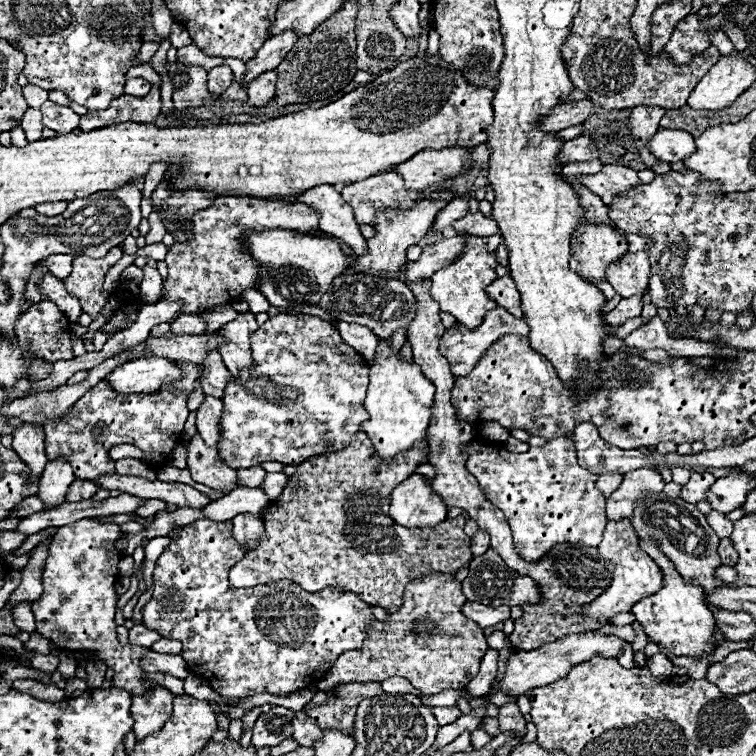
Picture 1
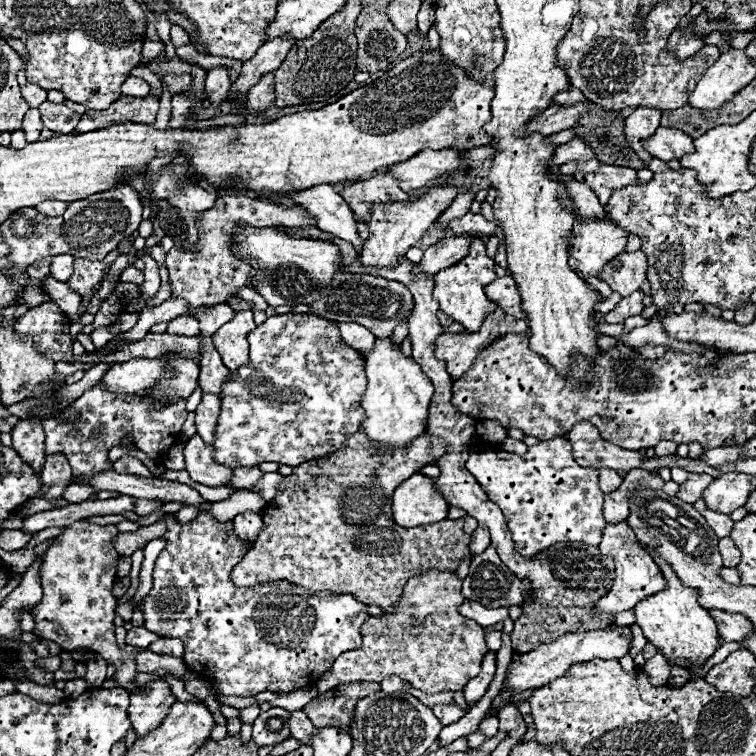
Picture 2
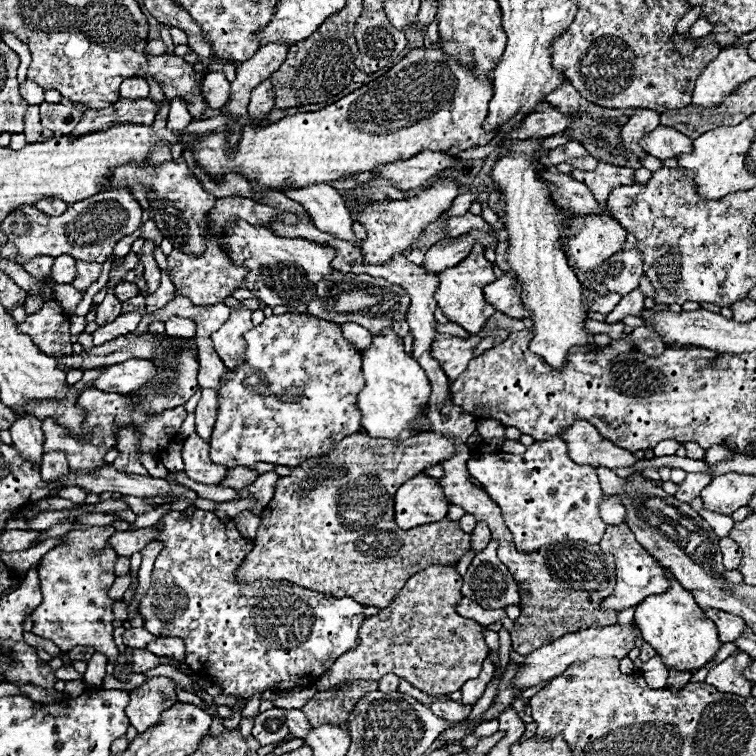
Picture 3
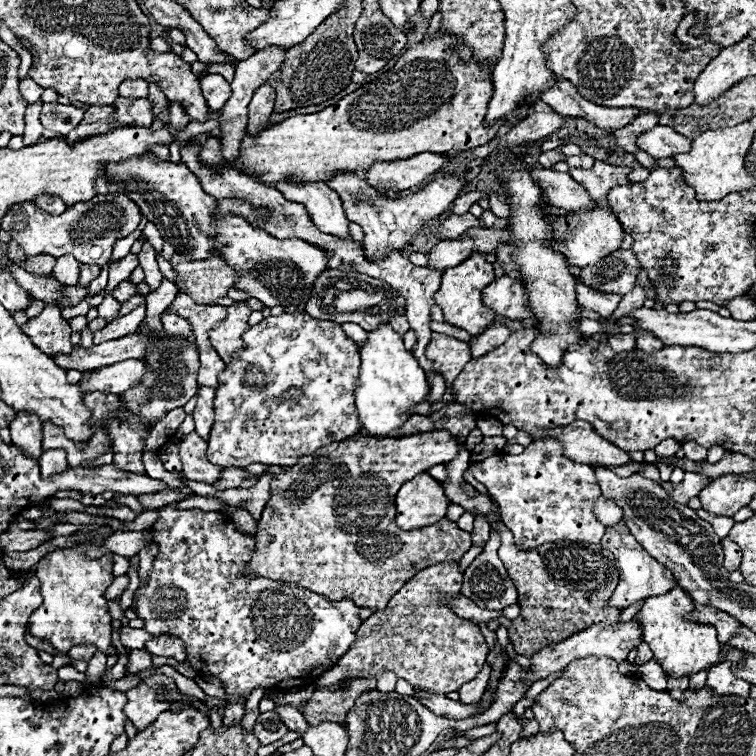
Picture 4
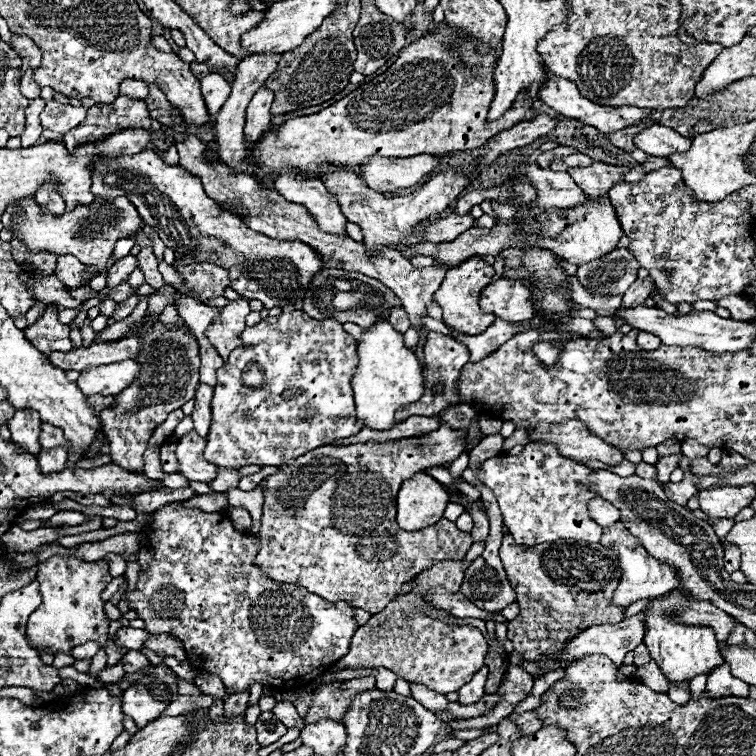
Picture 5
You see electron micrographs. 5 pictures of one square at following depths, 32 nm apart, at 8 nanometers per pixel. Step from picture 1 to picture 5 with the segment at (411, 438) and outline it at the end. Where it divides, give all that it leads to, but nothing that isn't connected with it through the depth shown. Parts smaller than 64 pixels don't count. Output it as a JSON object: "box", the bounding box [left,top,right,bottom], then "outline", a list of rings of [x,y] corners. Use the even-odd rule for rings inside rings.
{"box":[354,320,424,430],"outline":[[[380,320],[376,328],[364,332],[358,342],[358,368],[354,374],[354,398],[356,414],[364,420],[364,426],[370,430],[392,430],[400,422],[396,420],[396,410],[418,402],[424,394],[422,366],[412,350],[404,346],[404,338],[396,332],[388,320]]]}

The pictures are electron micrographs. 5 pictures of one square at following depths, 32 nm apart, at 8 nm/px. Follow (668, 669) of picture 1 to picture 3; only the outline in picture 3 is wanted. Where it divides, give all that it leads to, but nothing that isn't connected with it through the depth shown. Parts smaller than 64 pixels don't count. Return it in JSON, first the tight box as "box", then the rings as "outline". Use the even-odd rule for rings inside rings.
{"box":[640,656,668,688],"outline":[[[654,656],[654,658],[650,658],[648,662],[644,662],[644,664],[640,666],[640,672],[644,674],[646,682],[648,682],[652,688],[666,688],[668,668],[662,664],[662,658],[660,658],[660,656]]]}

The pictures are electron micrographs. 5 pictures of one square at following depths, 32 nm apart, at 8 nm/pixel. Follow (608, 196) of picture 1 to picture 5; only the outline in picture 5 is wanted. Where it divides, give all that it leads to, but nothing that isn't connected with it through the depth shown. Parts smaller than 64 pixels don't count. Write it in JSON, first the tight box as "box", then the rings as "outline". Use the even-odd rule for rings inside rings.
{"box":[568,162,630,200],"outline":[[[592,162],[588,168],[570,168],[568,174],[574,178],[574,182],[592,198],[592,200],[602,200],[606,192],[624,180],[624,174],[630,168],[626,166],[610,166],[610,164],[598,164]]]}

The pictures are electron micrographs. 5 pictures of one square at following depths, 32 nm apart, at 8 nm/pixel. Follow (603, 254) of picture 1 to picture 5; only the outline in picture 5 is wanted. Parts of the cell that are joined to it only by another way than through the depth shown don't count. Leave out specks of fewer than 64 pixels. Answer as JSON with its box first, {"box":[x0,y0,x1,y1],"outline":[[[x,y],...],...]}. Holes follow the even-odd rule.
{"box":[530,198,624,266],"outline":[[[608,198],[590,200],[572,210],[558,210],[558,212],[546,210],[544,214],[538,216],[538,220],[542,222],[542,238],[530,240],[530,242],[552,250],[554,254],[562,256],[566,262],[576,266],[594,262],[598,260],[598,256],[606,256],[606,252],[612,252],[618,246],[620,238],[624,236]]]}

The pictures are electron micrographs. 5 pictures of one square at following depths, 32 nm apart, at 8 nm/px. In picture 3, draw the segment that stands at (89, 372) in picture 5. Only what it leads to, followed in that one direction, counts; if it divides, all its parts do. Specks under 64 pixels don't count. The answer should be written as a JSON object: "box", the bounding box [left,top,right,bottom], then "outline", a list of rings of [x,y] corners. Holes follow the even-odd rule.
{"box":[92,360,158,394],"outline":[[[126,360],[122,364],[112,364],[104,368],[104,372],[92,384],[94,388],[102,388],[106,392],[130,394],[136,388],[144,388],[154,376],[158,368],[152,360]]]}

